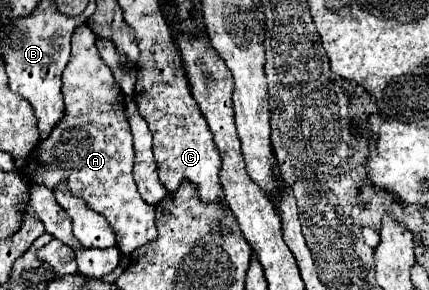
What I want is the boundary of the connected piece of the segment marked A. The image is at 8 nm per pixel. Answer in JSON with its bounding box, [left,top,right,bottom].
[22,25,158,255]

